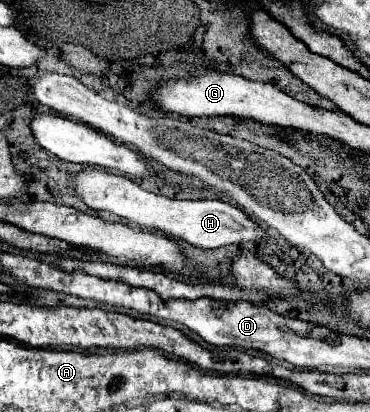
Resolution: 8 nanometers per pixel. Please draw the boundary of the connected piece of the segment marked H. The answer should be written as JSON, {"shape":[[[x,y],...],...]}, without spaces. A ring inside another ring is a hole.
{"shape":[[[78,171],[74,173],[74,191],[80,195],[80,199],[92,207],[92,209],[102,209],[110,211],[114,215],[120,215],[130,221],[134,227],[142,229],[154,229],[160,231],[168,237],[174,239],[186,239],[188,243],[202,247],[202,249],[212,249],[212,247],[224,247],[224,245],[240,245],[240,243],[258,243],[266,241],[268,233],[254,223],[242,209],[224,203],[220,199],[206,201],[206,199],[196,199],[196,201],[178,201],[162,195],[154,195],[150,191],[144,191],[138,183],[134,183],[128,177],[114,175],[108,171]]]}

